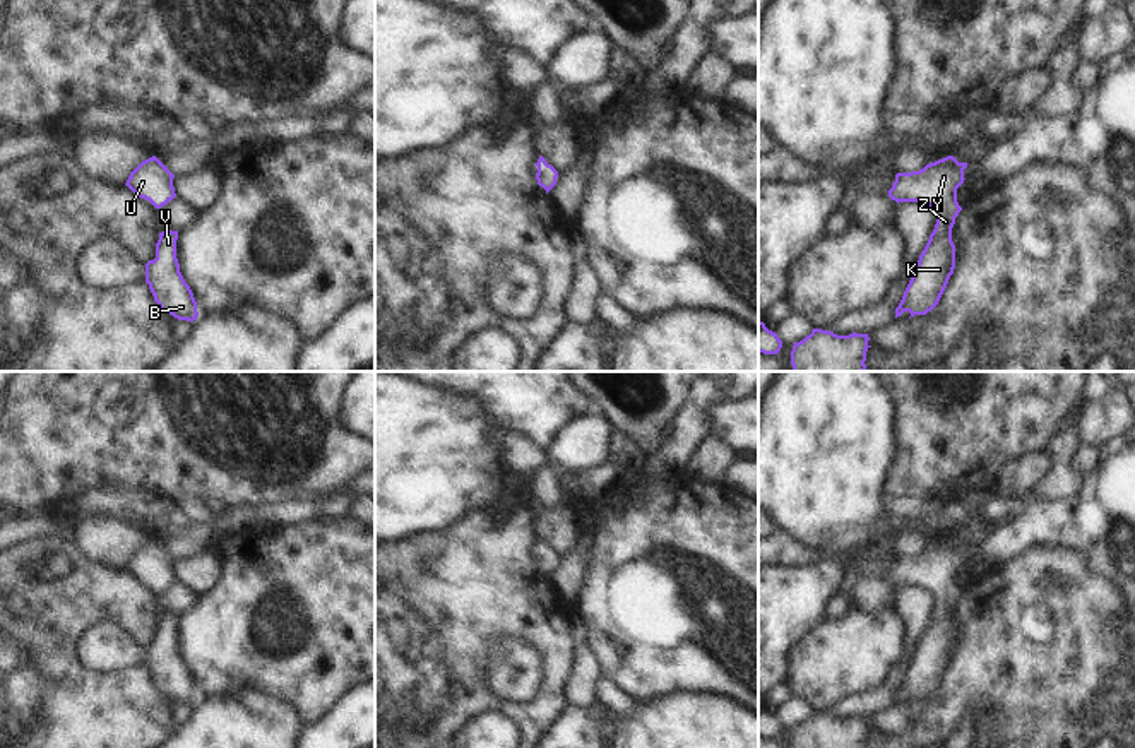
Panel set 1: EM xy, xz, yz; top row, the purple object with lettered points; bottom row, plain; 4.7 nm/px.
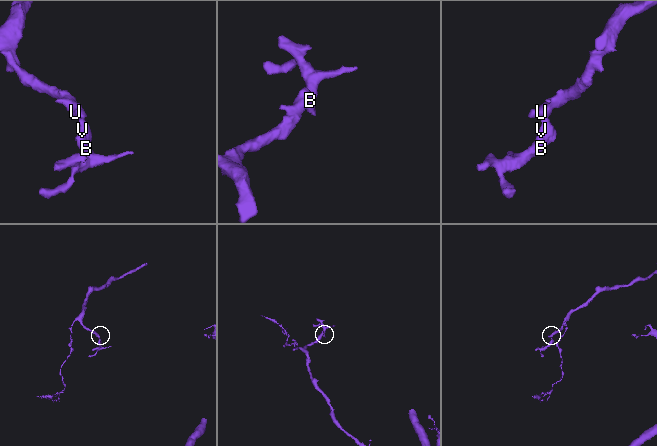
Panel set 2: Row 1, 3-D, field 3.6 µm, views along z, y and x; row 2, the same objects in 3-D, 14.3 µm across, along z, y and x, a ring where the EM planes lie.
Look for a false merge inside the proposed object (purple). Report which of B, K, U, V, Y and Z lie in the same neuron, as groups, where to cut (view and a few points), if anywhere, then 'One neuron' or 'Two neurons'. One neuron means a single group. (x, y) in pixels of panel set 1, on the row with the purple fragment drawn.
Groups: B K U V Y Z. No split. One neuron

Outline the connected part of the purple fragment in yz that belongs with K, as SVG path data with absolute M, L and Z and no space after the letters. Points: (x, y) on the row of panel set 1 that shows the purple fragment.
M947 156L926 164L919 171L897 173L888 197L899 202L923 202L936 216L936 224L930 240L919 255L916 270L895 308L895 318L904 312L926 315L931 312L955 269L955 245L952 228L962 211L957 202L957 188L964 183L967 163L959 163Z

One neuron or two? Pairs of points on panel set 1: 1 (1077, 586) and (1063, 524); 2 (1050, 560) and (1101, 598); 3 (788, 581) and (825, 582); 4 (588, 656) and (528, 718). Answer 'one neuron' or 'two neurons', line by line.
1: two neurons
2: one neuron
3: one neuron
4: two neurons

